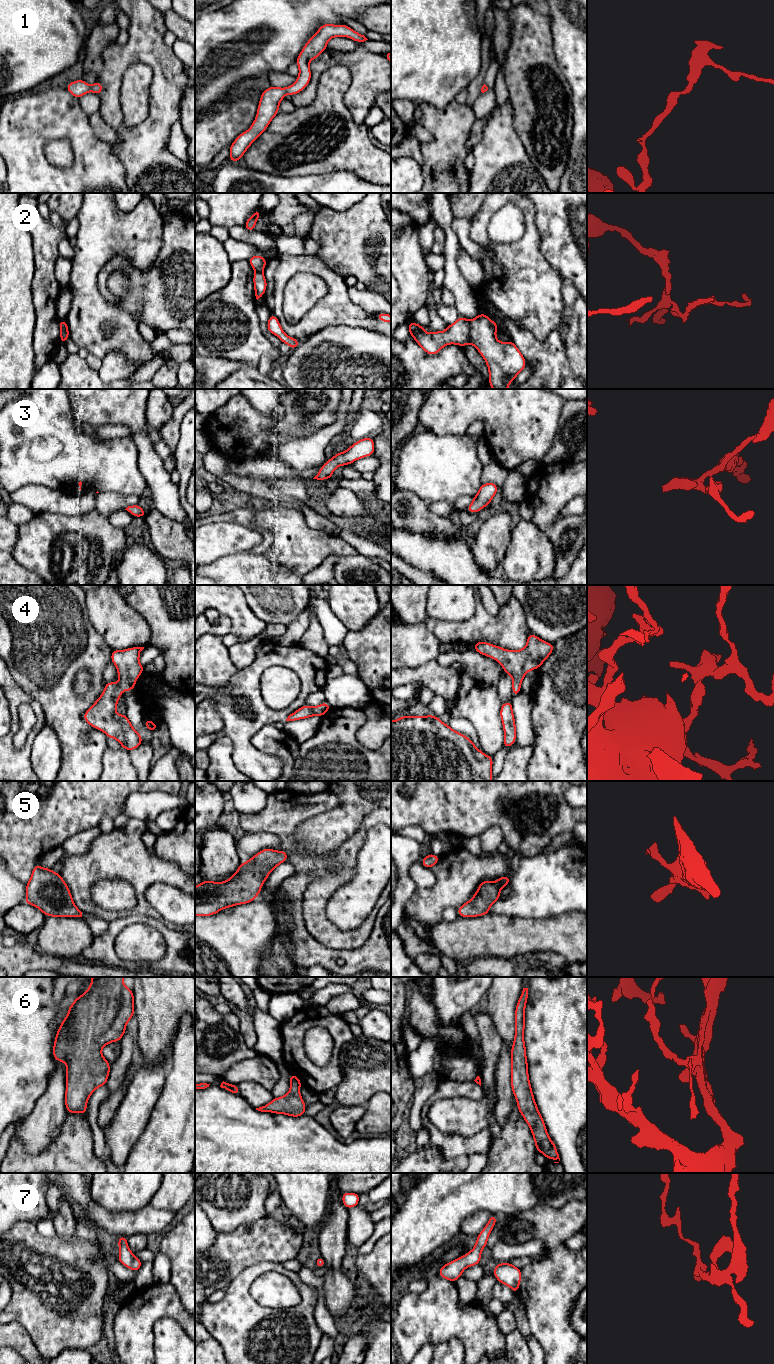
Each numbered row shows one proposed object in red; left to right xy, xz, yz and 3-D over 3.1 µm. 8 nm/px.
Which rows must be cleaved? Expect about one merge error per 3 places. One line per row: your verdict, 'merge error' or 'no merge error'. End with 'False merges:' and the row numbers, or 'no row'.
1: no merge error
2: merge error
3: no merge error
4: no merge error
5: no merge error
6: no merge error
7: no merge error
False merges: 2

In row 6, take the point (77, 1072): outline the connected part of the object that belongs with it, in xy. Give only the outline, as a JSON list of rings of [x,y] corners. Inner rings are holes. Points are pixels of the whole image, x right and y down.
[[[92,977],[87,991],[71,1003],[67,1016],[57,1029],[53,1058],[66,1063],[66,1112],[85,1115],[91,1094],[107,1083],[110,1063],[101,1050],[109,1043],[120,1041],[128,1021],[134,1017],[133,991],[123,984],[124,978]]]

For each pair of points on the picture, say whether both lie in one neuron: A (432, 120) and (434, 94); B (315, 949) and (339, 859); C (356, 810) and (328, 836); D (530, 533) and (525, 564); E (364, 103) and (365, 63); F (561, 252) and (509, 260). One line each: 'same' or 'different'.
A: different
B: different
C: same
D: same
E: same
F: different

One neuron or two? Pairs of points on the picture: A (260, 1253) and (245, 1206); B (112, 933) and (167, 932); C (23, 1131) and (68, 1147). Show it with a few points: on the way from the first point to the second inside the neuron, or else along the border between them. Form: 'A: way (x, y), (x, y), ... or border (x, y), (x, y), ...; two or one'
A: border (267, 1215), (253, 1221), (241, 1223), (229, 1232); two
B: way (126, 921), (148, 920), (153, 922); one
C: border (63, 1121), (51, 1143), (32, 1155); two

